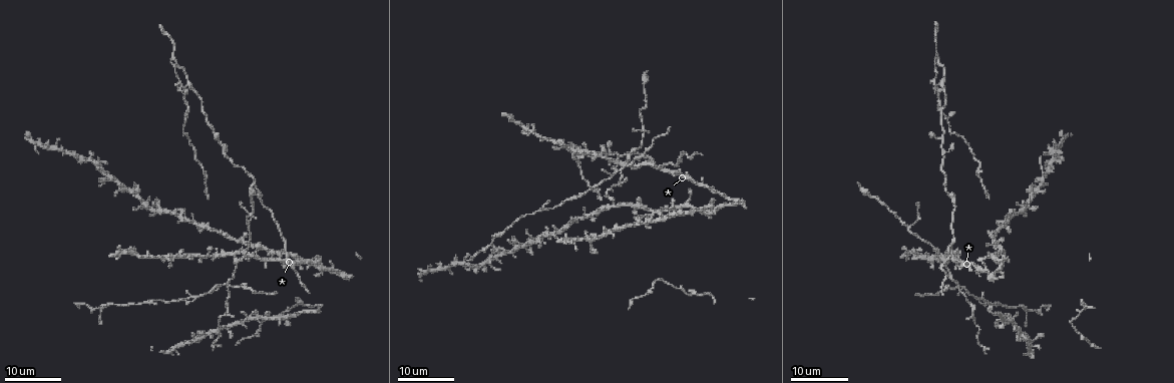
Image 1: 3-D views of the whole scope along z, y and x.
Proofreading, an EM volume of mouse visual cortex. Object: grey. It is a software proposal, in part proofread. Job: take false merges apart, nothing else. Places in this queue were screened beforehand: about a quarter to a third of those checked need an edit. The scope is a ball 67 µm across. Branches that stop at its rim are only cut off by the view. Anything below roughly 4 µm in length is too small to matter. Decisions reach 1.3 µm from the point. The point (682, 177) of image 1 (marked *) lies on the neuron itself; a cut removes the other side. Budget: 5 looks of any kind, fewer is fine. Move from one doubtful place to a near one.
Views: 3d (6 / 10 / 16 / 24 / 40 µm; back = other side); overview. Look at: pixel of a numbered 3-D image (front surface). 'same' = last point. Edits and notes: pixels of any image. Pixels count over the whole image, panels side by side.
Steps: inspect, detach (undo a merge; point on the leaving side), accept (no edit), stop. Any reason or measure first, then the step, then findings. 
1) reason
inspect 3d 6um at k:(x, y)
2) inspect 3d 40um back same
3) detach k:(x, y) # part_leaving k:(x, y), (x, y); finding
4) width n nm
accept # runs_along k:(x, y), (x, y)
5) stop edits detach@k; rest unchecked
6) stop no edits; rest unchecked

inspect 3d 16um at 1:(619, 184)

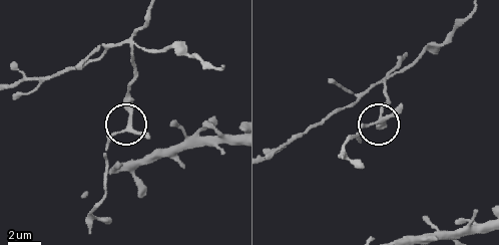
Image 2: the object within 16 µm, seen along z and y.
inspect 3d 10um at 2:(127, 126)

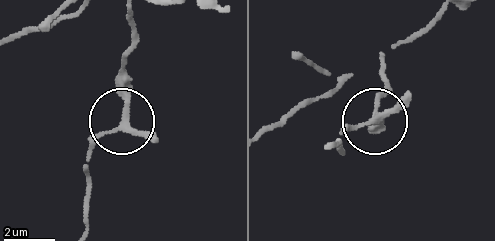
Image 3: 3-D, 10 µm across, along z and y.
accept # runs_along 3:(131, 16), (124, 113), (98, 140), (88, 164); continuous, no second neuron

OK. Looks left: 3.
looks like a crossing
inspect 3d 24um at 1:(227, 285)

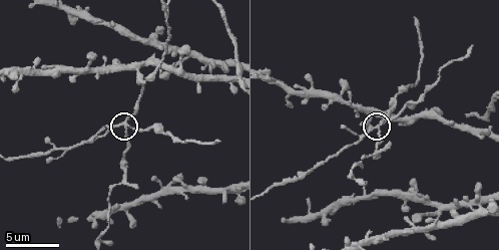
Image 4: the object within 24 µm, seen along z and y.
inspect 3d 6um at 4:(120, 125)

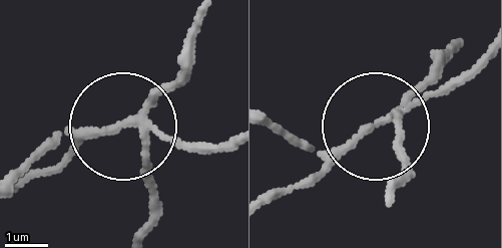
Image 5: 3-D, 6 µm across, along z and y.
side_arm 36 um
detach 5:(86, 127) # part_leaving 5:(387, 116), (304, 185), (272, 192); a second neuron is stuck on

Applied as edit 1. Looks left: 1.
three arms meet
inspect 3d 16um at 4:(140, 83)

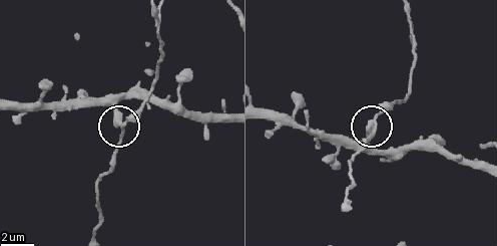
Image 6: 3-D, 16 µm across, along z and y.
width 270 nm
accept # runs_along 6:(480, 170), (432, 150), (371, 146), (370, 125), (394, 102); continuous, no second neuron

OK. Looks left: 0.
stop edits detach@5; rest unchecked

